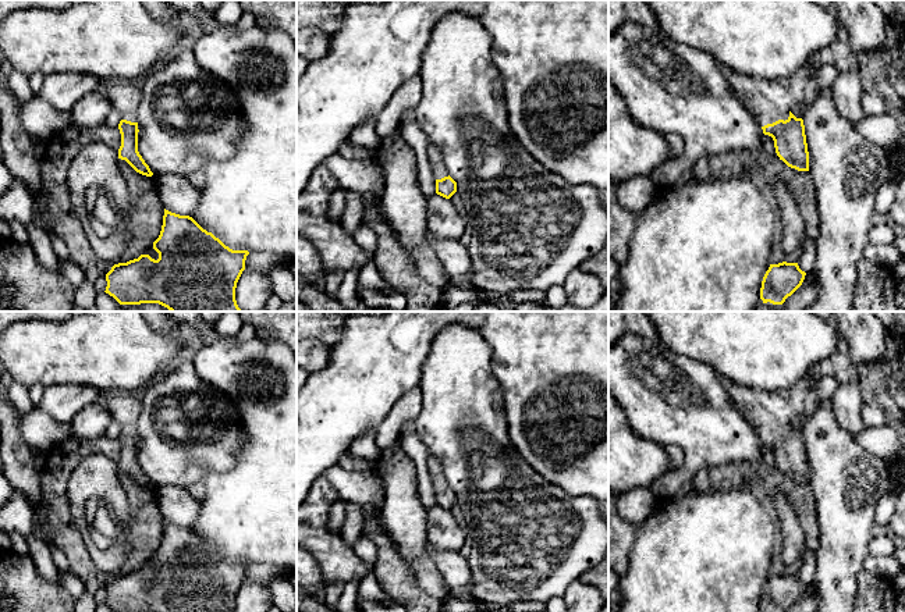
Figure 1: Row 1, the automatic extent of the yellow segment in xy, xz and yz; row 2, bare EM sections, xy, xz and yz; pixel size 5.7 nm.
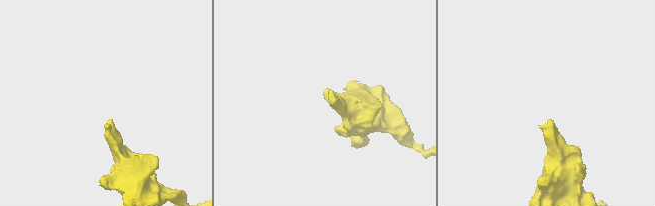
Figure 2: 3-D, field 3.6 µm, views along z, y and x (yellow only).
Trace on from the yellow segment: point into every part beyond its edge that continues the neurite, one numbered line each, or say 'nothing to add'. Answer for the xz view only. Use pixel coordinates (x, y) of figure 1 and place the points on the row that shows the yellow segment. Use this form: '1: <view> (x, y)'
1: xz (436, 159)

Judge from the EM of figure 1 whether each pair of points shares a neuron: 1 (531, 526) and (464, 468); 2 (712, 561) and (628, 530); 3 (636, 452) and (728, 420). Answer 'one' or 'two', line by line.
1: one
2: two
3: two

